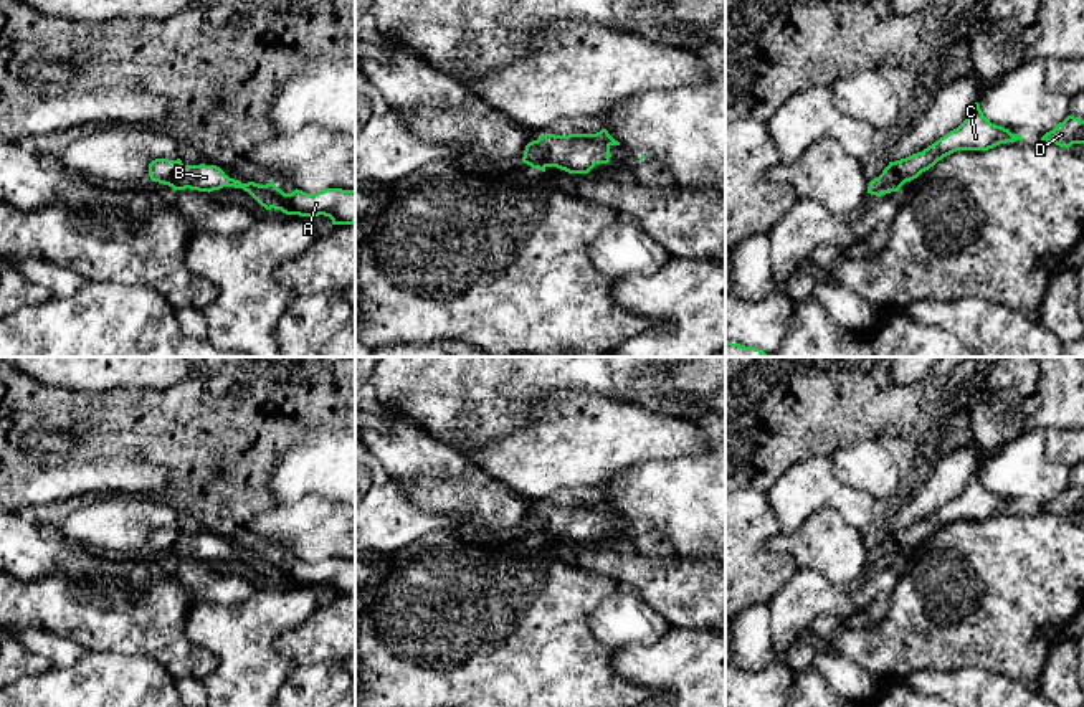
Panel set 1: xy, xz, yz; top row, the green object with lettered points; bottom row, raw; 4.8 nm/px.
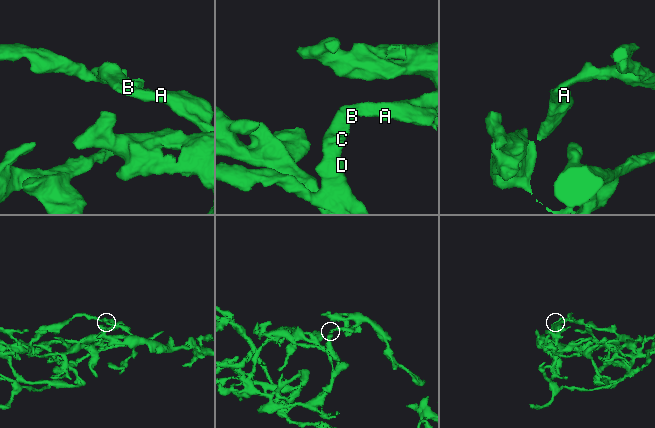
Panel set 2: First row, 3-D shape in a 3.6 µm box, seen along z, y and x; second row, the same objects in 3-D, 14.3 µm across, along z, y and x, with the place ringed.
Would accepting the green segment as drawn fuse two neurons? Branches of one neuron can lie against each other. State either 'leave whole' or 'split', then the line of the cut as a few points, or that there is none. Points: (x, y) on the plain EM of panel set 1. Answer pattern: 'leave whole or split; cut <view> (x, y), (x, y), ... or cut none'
leave whole; cut none

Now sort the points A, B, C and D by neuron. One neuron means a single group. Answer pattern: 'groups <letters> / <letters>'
groups A B C D

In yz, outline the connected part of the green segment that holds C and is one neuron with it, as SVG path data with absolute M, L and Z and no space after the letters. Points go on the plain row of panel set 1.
M975 472L965 491L937 512L906 529L889 532L882 543L869 552L868 563L882 567L897 562L906 552L917 548L944 527L957 520L988 520L1000 514L1021 510L1021 504L1011 504L1001 496L991 494Z

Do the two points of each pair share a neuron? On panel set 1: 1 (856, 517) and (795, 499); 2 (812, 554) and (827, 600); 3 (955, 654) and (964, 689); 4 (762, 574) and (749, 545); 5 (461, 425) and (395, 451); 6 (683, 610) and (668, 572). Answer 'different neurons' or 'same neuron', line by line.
1: same neuron
2: different neurons
3: different neurons
4: same neuron
5: different neurons
6: same neuron

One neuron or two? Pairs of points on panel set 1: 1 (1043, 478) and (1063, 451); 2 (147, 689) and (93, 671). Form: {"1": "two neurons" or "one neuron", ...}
{"1": "two neurons", "2": "one neuron"}

